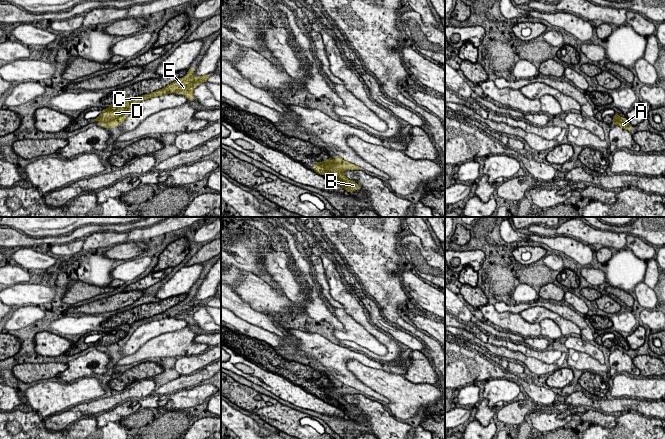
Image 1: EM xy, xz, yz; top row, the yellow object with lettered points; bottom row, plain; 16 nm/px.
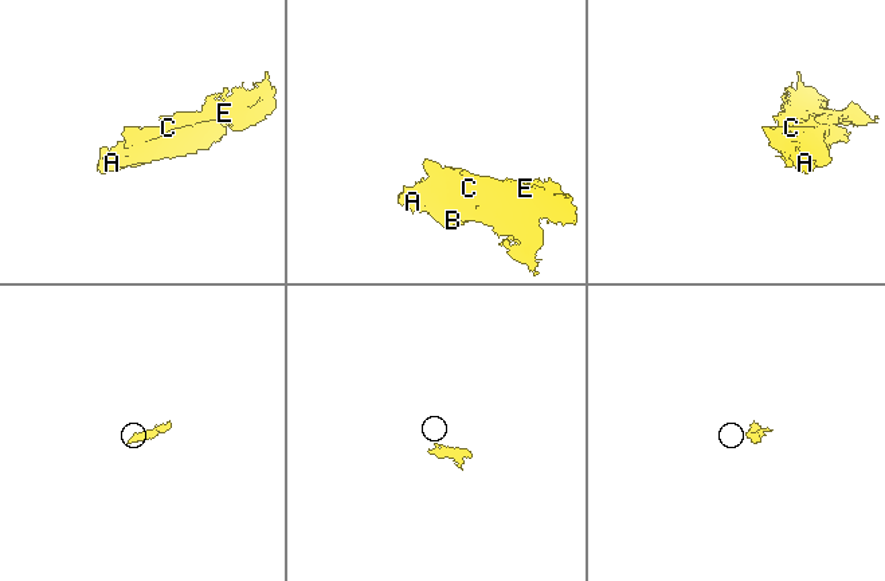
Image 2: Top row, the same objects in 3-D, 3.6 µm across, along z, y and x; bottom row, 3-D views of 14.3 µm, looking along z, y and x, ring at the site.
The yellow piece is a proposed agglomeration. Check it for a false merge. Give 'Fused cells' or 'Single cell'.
Single cell

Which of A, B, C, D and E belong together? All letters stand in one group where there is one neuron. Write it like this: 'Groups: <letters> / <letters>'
Groups: A B C D E

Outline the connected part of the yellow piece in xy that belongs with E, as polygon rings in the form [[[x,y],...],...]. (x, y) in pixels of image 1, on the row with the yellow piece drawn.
[[[189,68],[188,73],[183,78],[179,78],[177,81],[170,83],[160,90],[143,96],[125,97],[124,101],[117,102],[116,104],[113,101],[110,107],[103,109],[103,112],[97,118],[92,119],[92,122],[98,120],[99,124],[101,124],[104,128],[121,125],[139,102],[169,93],[183,94],[188,100],[194,101],[194,97],[192,95],[193,90],[199,84],[206,82],[210,76],[210,74],[207,74],[204,76],[193,77],[192,74],[195,70],[196,68]]]

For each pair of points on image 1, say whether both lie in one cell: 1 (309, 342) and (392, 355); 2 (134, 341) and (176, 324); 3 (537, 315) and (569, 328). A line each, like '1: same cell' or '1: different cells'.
1: different cells
2: same cell
3: same cell

